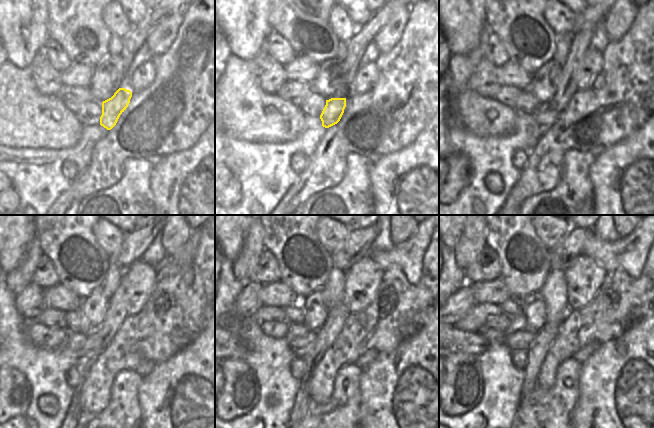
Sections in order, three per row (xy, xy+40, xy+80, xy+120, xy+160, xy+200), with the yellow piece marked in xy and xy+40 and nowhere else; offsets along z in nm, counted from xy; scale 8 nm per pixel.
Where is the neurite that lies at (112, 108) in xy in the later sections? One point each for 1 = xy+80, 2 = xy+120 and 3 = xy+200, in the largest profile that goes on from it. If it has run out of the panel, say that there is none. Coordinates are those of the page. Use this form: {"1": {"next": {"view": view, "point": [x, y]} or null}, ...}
{"1": {"next": {"view": "xy+80", "point": [546, 117]}}, "2": {"next": {"view": "xy+120", "point": [76, 340]}}, "3": {"next": {"view": "xy+200", "point": [520, 339]}}}

